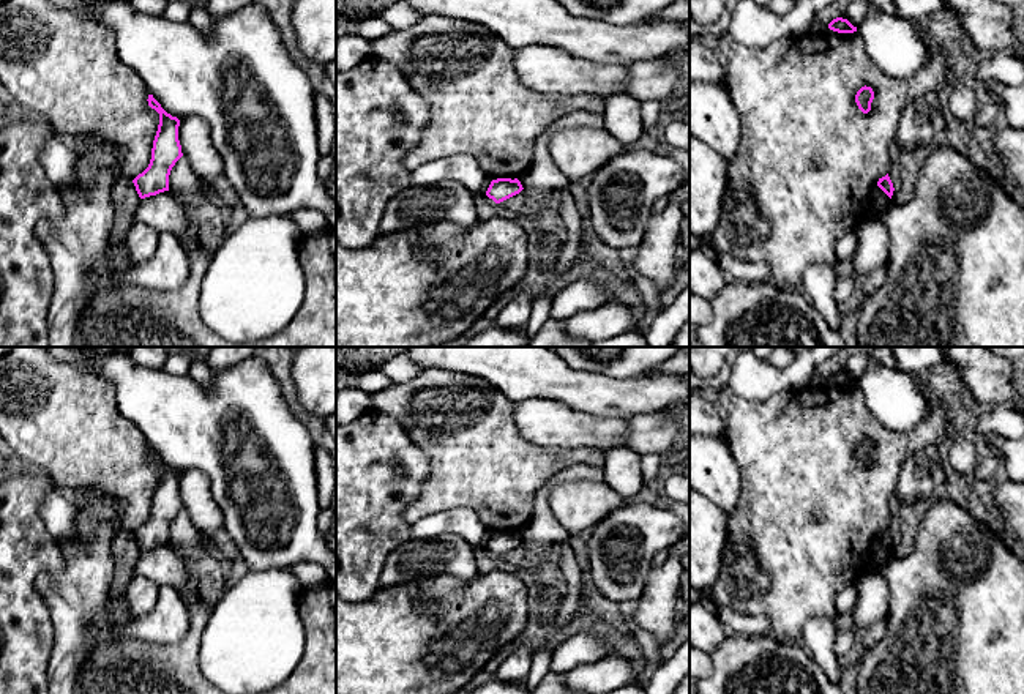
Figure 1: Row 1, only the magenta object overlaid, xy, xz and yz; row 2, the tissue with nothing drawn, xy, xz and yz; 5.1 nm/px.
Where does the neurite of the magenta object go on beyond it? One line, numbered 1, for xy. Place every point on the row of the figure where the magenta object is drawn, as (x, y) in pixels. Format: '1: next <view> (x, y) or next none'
1: next none

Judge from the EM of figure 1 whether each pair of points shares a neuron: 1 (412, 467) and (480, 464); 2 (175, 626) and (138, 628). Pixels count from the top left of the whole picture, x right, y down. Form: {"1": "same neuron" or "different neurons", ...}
{"1": "different neurons", "2": "same neuron"}

